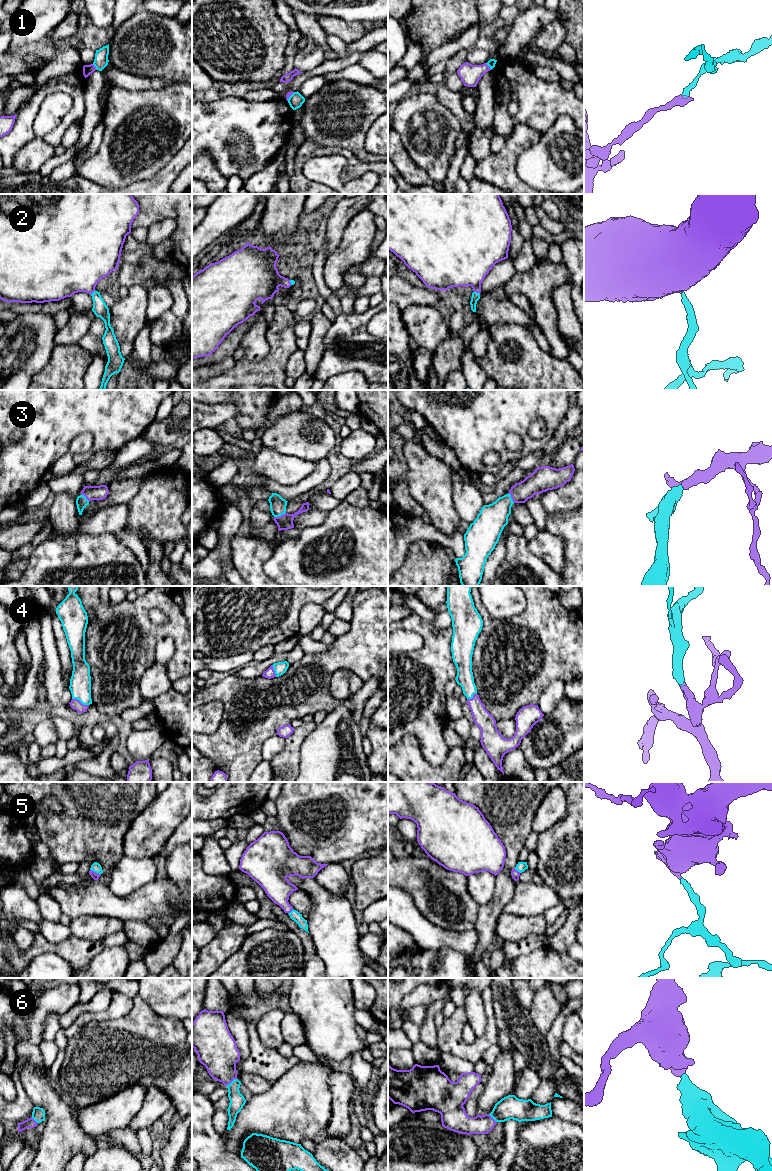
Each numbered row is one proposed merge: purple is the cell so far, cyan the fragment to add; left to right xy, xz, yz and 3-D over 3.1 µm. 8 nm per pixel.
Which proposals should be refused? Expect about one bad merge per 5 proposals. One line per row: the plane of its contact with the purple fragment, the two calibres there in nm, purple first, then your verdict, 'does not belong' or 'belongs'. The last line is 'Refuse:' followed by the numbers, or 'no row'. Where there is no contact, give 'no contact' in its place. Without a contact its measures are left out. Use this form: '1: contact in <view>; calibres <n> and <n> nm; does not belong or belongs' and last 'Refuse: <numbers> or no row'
1: contact in yz; calibres 160 and 70 nm; does not belong
2: contact in yz; calibres 360 and 70 nm; belongs
3: contact in xz; calibres 130 and 130 nm; belongs
4: contact in xy; calibres 90 and 180 nm; belongs
5: contact in xy; calibres 60 and 80 nm; belongs
6: contact in xz; calibres 300 and 120 nm; belongs
Refuse: 1

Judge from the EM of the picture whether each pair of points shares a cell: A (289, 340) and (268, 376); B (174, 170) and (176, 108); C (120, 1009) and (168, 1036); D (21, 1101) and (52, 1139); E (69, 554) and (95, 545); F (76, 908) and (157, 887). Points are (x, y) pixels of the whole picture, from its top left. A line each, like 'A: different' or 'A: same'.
A: same
B: different
C: different
D: different
E: same
F: same

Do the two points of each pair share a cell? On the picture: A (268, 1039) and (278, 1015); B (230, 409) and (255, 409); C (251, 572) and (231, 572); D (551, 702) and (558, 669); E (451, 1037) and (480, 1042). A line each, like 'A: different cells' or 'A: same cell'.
A: same cell
B: different cells
C: different cells
D: different cells
E: same cell

